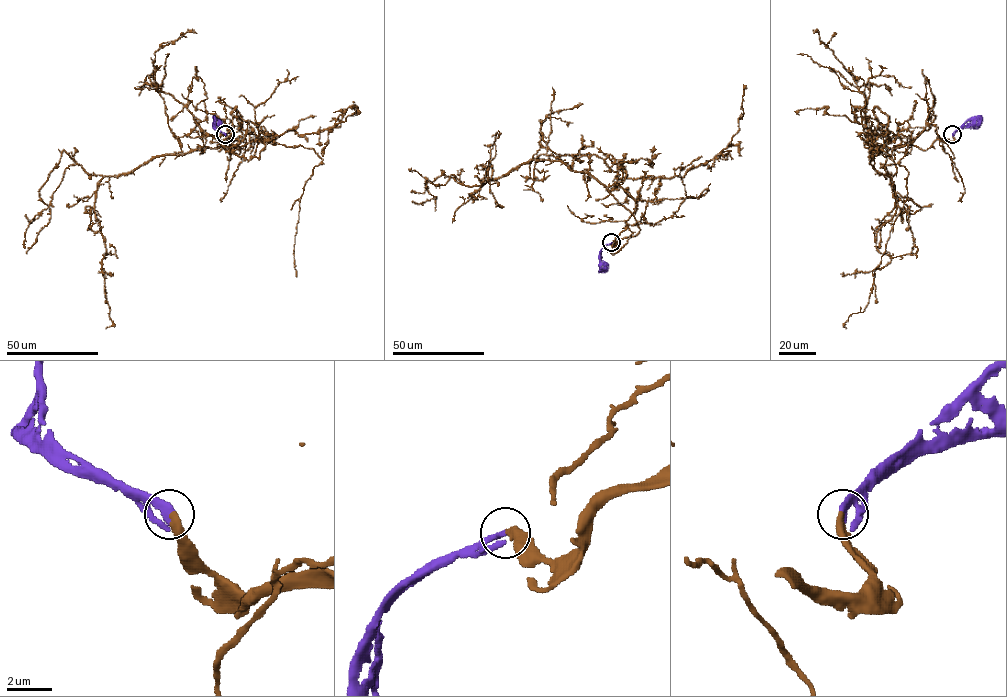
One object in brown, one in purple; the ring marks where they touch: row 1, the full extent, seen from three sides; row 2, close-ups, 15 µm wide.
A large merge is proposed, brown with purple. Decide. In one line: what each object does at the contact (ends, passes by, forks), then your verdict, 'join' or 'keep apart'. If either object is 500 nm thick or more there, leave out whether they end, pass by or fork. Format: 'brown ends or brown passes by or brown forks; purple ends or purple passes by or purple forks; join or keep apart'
brown ends; purple ends; join

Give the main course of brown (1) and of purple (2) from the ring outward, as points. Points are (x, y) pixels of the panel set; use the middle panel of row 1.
1: (611, 242), (635, 236), (637, 221), (588, 173), (530, 160), (480, 187), (489, 166), (491, 177), (492, 136)
2: (611, 242), (601, 250), (603, 266)

